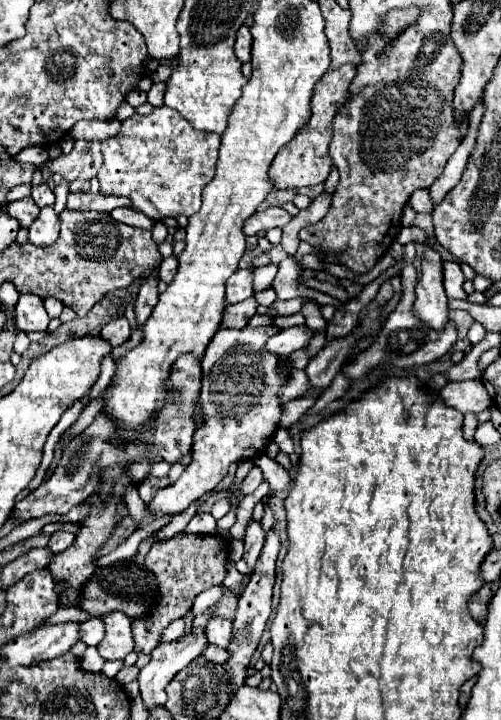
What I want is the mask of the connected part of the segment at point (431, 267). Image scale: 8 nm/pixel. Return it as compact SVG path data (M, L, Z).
M427 248L423 256L421 280L415 288L417 298L413 302L413 314L433 330L441 330L445 322L449 322L449 304L443 290L441 270L441 256L433 248Z

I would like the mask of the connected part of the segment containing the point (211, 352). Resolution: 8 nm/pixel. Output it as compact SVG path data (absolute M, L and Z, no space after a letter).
M259 326L259 328L241 328L241 330L219 328L219 332L215 332L201 362L203 388L201 388L199 404L201 404L201 412L205 412L205 424L201 424L201 428L195 430L193 446L191 446L191 462L181 474L181 478L175 484L159 490L149 502L149 508L155 514L179 514L187 510L193 500L211 492L227 476L227 470L233 462L253 460L265 454L267 444L271 442L273 434L279 428L277 424L277 420L281 418L279 390L287 384L287 376L279 372L279 364L283 360L273 356L271 352L265 352L265 340L269 340L269 336L275 336L277 332L279 332L277 326Z

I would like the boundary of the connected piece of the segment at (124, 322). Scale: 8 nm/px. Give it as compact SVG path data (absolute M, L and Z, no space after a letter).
M119 316L115 320L111 320L103 330L101 330L101 338L107 340L111 346L119 346L123 344L127 338L131 336L131 324L125 316Z

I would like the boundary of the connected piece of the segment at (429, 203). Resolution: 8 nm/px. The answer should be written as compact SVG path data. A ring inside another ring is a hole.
M421 188L417 192L413 192L413 196L409 198L409 206L415 212L431 212L433 210L433 200L431 200L431 190L429 188Z

